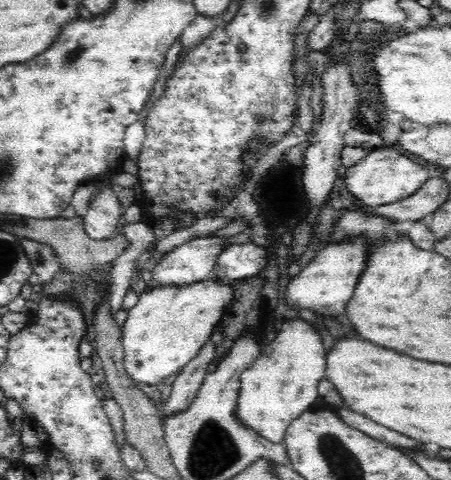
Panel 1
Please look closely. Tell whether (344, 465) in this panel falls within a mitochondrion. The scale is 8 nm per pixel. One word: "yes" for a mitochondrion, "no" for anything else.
yes

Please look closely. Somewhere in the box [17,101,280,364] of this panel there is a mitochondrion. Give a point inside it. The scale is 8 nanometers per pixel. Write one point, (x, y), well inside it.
(37, 253)

